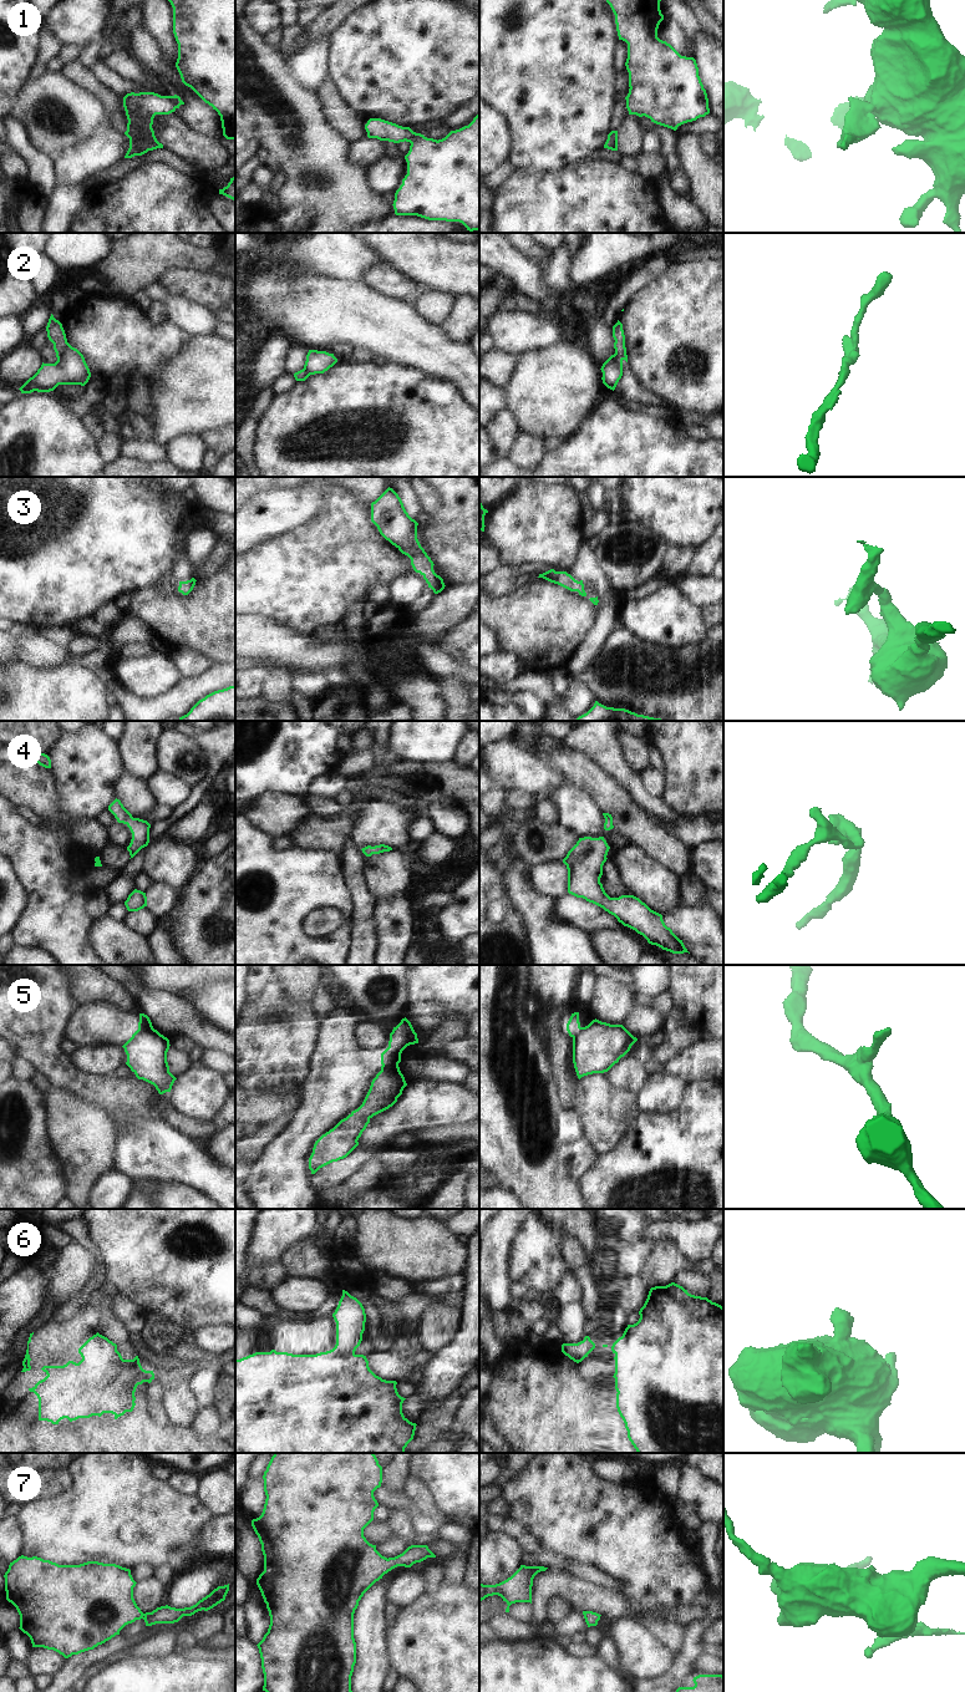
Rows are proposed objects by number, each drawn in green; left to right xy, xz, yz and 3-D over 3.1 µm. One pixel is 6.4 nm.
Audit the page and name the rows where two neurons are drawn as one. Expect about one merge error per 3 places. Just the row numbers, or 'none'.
2, 5.

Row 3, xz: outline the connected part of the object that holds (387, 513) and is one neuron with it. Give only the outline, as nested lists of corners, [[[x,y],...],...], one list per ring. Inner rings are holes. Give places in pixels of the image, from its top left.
[[[392,488],[371,503],[371,522],[386,540],[411,559],[413,570],[423,576],[435,594],[445,589],[443,579],[435,573],[433,562],[417,539],[418,523],[408,515]]]

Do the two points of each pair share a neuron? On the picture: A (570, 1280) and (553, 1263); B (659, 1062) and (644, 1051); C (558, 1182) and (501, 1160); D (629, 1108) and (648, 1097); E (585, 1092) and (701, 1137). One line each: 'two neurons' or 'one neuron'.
A: two neurons
B: two neurons
C: one neuron
D: two neurons
E: two neurons

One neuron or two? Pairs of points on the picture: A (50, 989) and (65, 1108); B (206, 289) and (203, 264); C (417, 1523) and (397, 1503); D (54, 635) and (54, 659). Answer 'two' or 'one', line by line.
A: two
B: two
C: one
D: two

